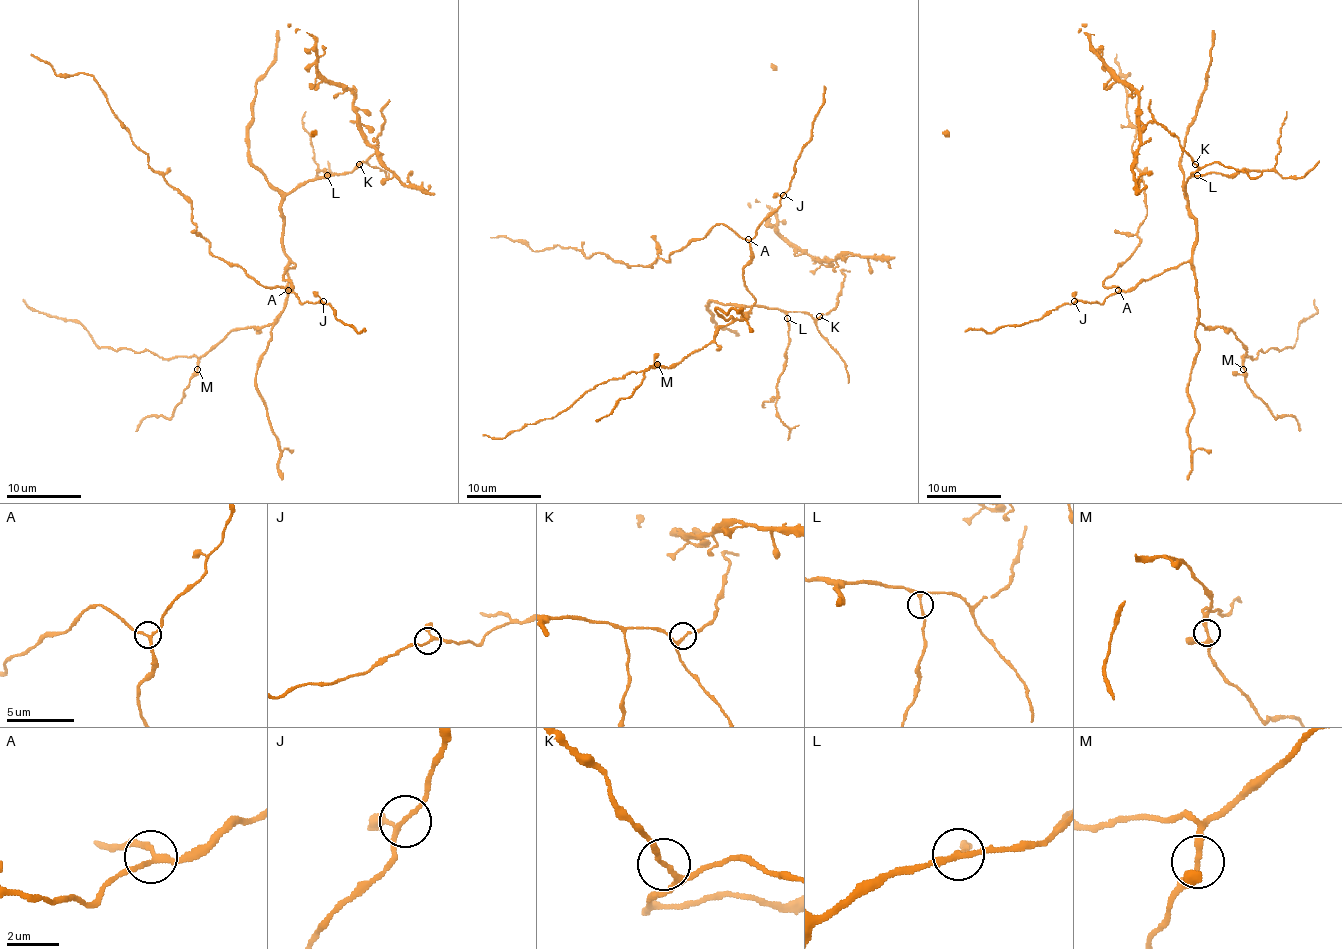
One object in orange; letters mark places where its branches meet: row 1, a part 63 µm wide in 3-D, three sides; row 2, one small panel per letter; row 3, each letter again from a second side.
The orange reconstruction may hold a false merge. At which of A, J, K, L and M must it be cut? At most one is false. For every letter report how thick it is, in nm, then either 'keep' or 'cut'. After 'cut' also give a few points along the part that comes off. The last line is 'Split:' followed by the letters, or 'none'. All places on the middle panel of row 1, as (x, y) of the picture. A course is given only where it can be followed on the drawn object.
A: calibre 180 nm; keep
J: calibre 150 nm; keep
K: calibre 150 nm; keep
L: calibre 180 nm; keep
M: calibre 220 nm; keep
Split: none

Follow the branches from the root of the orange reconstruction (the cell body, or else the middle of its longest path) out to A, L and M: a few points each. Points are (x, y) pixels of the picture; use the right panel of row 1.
A: (1191, 258), (1163, 273), (1143, 279), (1130, 290), (1118, 290)
L: (1191, 258), (1196, 236), (1196, 218), (1189, 208), (1185, 184), (1196, 175)
M: (1191, 258), (1198, 320), (1206, 327), (1226, 327), (1241, 340), (1247, 351), (1243, 368)

